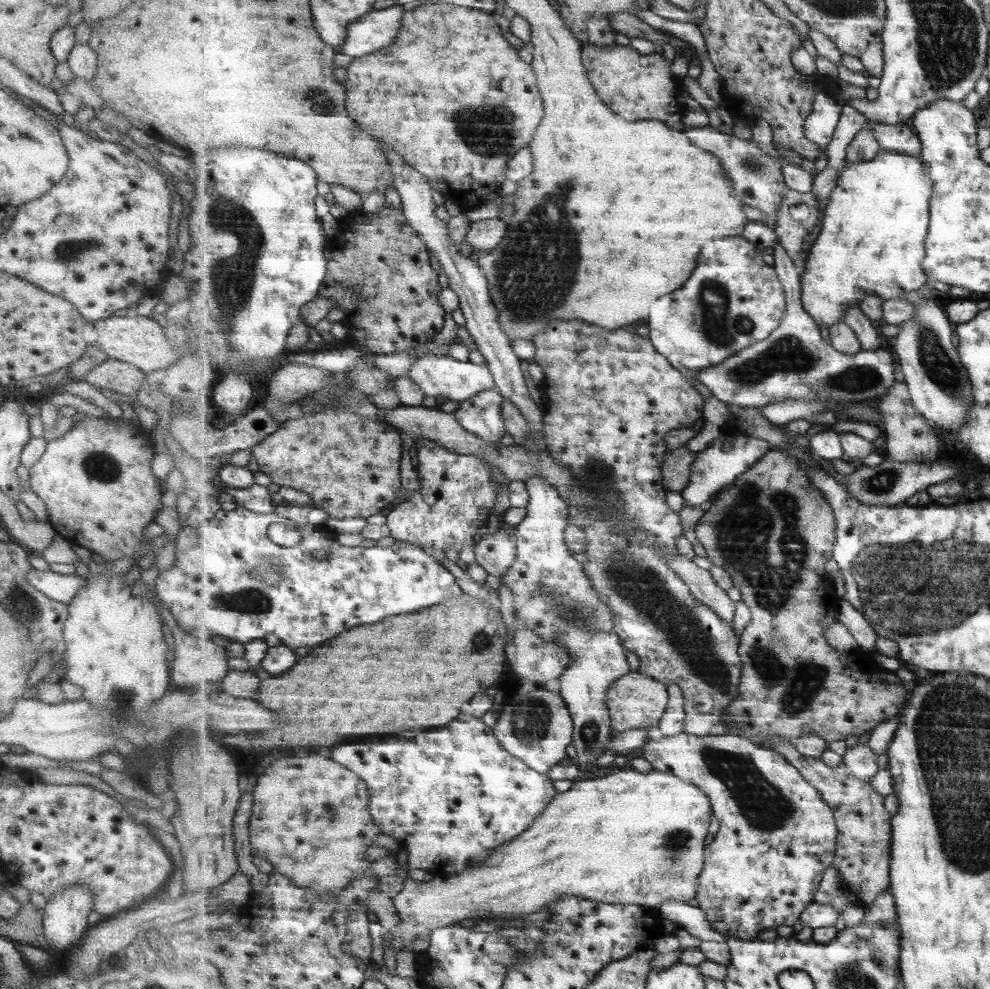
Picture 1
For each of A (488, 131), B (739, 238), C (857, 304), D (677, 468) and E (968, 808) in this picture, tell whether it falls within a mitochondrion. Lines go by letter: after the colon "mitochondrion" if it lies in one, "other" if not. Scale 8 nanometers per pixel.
A: mitochondrion
B: other
C: other
D: mitochondrion
E: mitochondrion

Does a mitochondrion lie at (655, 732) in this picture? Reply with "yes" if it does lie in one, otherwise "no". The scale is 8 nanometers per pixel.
no

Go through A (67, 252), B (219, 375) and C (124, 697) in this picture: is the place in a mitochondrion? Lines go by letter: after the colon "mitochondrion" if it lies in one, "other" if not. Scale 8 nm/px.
A: mitochondrion
B: other
C: mitochondrion

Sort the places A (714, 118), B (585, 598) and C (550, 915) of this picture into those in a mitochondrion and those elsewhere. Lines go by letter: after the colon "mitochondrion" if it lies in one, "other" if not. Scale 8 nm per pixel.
A: other
B: mitochondrion
C: other

